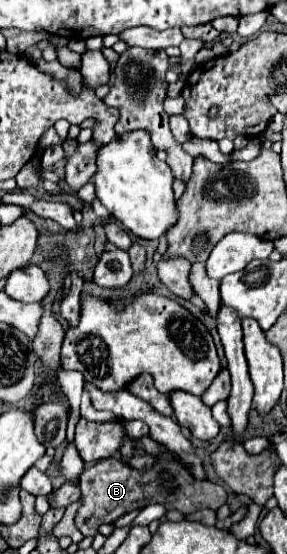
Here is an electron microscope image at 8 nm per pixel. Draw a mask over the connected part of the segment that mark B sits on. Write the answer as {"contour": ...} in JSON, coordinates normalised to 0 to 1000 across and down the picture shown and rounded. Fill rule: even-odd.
{"contour":[[[404,825],[348,829],[279,857],[279,883],[293,908],[265,930],[265,951],[286,958],[286,966],[334,966],[348,948],[397,944],[418,930],[523,908],[564,908],[578,919],[620,919],[641,930],[697,919],[753,922],[787,908],[787,886],[774,875],[725,865],[683,865],[627,836],[592,829],[544,832],[523,850],[474,850]]]}

